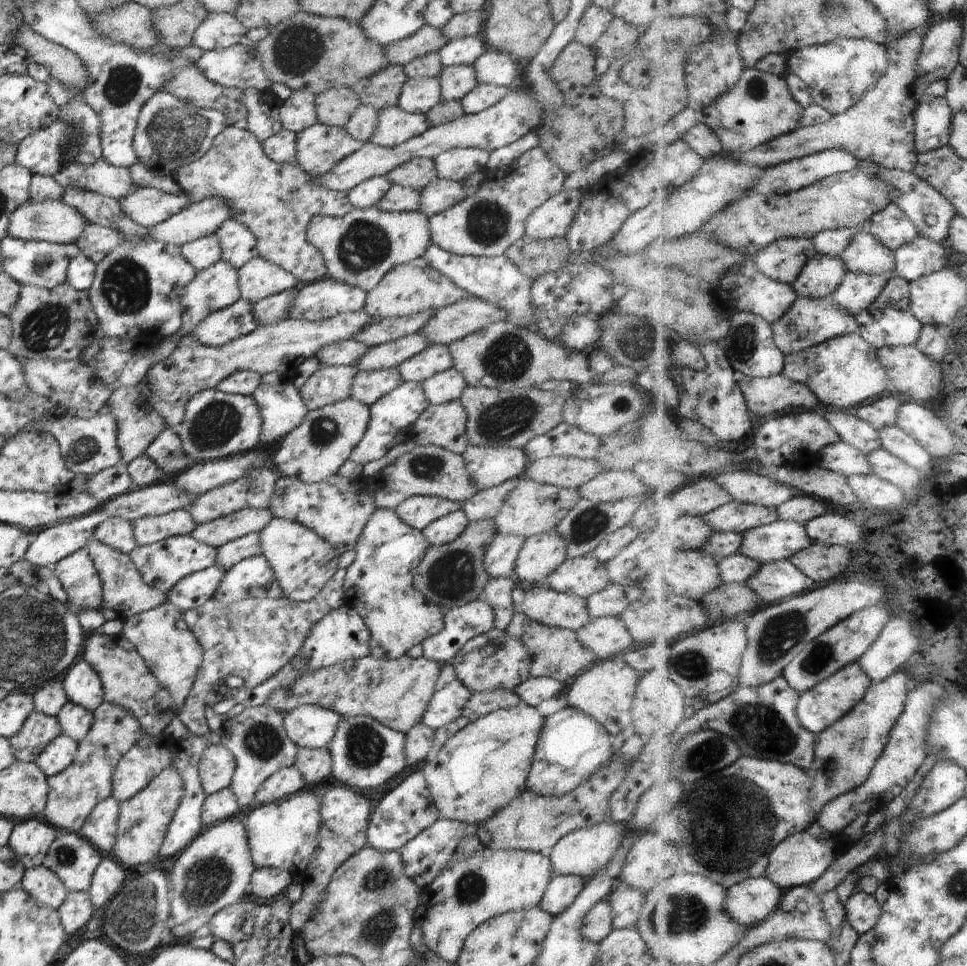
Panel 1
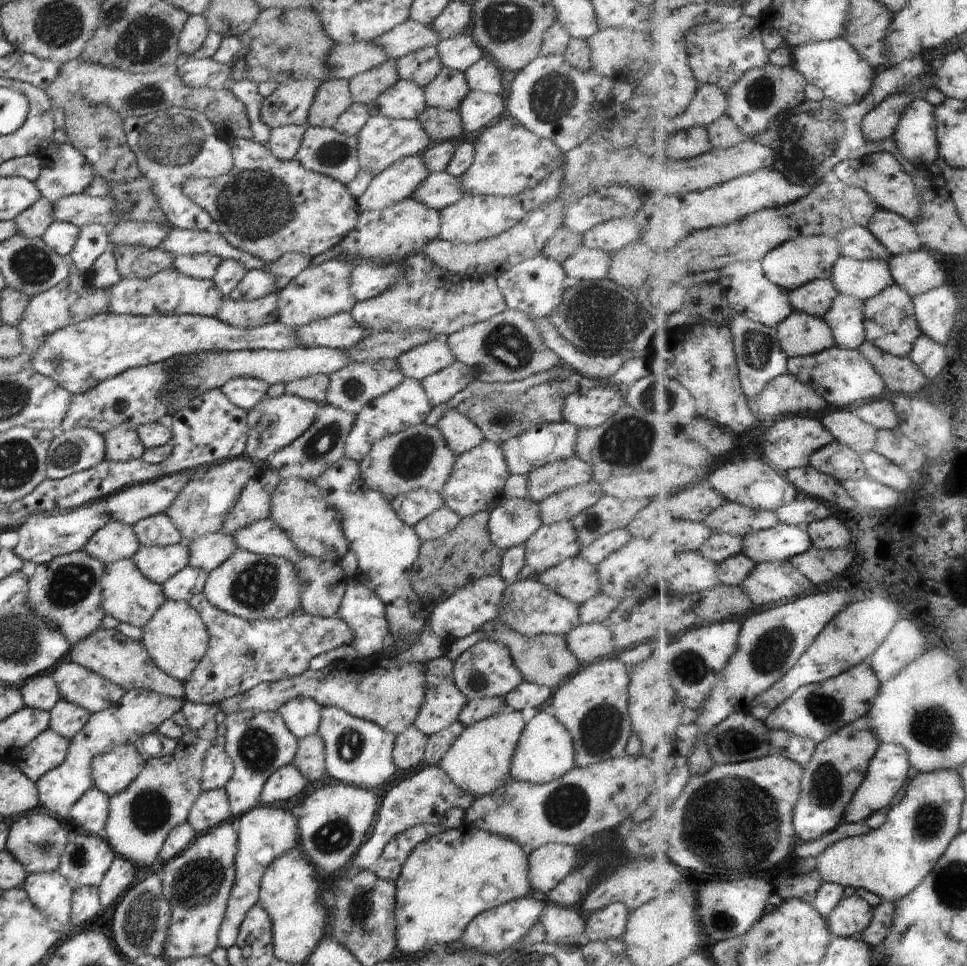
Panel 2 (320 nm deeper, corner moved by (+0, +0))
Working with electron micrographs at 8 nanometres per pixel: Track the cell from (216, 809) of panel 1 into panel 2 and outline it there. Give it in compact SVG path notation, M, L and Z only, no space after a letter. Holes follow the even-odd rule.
M220 788L201 792L190 810L187 822L190 822L196 835L202 835L226 822L231 816L228 794L225 788Z

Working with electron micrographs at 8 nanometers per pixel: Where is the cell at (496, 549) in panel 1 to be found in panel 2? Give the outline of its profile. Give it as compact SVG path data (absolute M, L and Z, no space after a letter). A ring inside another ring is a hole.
M505 498L489 514L487 530L501 553L524 545L543 526L538 506L529 498Z

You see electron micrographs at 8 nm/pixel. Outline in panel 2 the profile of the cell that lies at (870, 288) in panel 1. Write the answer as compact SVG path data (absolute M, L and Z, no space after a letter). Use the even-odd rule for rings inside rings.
M838 296L832 308L832 328L842 348L860 348L866 342L864 300L852 296Z

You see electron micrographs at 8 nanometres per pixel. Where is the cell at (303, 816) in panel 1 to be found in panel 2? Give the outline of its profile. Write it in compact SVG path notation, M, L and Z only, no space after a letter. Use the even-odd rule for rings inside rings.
M257 805L238 820L238 850L236 854L236 876L226 906L224 921L218 930L218 945L230 949L236 945L241 923L246 912L259 903L260 880L264 871L278 856L296 848L299 835L296 812Z

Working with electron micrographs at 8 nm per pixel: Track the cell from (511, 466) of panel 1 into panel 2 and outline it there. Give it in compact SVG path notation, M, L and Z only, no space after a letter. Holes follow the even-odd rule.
M485 440L476 448L457 457L450 480L446 482L441 496L445 506L461 518L480 512L490 513L505 499L504 486L510 476L501 446Z

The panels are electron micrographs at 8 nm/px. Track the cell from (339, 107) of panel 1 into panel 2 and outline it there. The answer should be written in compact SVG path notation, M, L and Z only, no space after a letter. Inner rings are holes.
M330 79L321 82L309 110L308 125L334 128L336 120L353 104L349 82L345 79Z

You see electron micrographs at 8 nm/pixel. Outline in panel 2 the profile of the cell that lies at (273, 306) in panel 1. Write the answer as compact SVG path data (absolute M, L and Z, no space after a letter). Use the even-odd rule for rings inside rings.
M343 256L322 262L318 266L309 266L303 272L300 272L293 280L291 280L282 290L278 291L278 323L290 328L300 328L306 326L316 320L327 318L341 314L342 312L350 312L357 304L354 296L350 294L350 272L352 272L353 264L344 259Z

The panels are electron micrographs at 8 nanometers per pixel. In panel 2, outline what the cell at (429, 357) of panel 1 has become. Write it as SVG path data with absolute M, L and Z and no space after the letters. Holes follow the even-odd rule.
M434 338L404 352L396 362L405 378L421 382L424 378L451 366L455 357L445 339Z

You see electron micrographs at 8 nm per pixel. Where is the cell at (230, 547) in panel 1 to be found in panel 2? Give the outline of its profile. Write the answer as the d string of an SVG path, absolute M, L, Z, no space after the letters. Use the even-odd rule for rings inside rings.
M213 533L190 541L188 550L190 550L188 565L210 573L234 555L237 545L233 535Z

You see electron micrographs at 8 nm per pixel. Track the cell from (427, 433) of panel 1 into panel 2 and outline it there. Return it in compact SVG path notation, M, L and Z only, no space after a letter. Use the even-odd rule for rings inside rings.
M446 408L436 424L447 446L456 456L461 456L485 441L482 432L457 408Z

